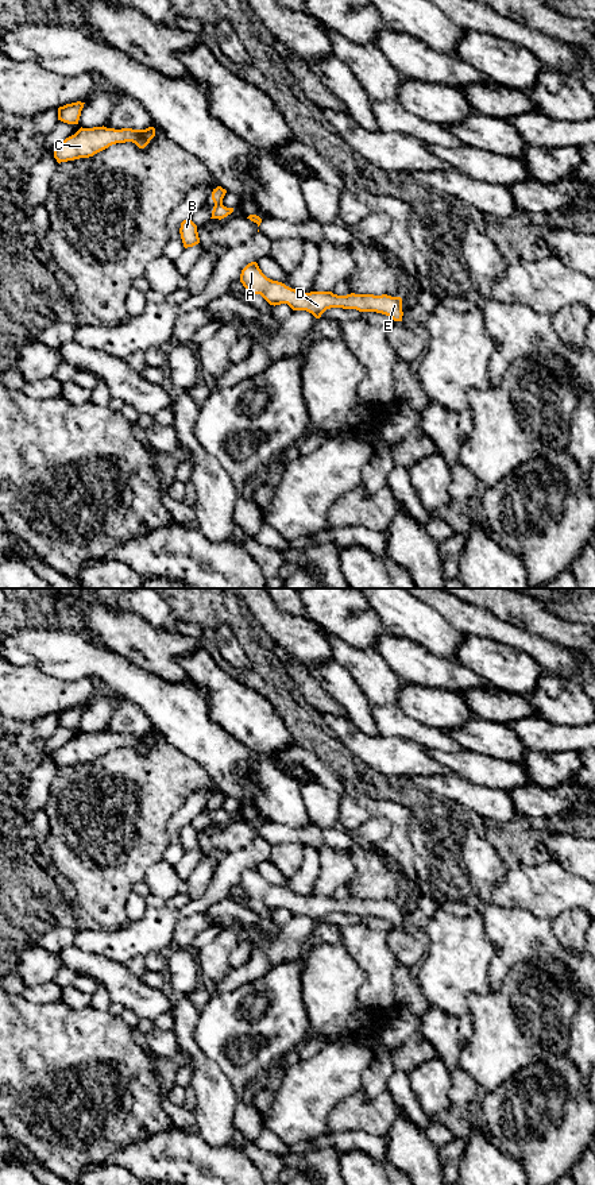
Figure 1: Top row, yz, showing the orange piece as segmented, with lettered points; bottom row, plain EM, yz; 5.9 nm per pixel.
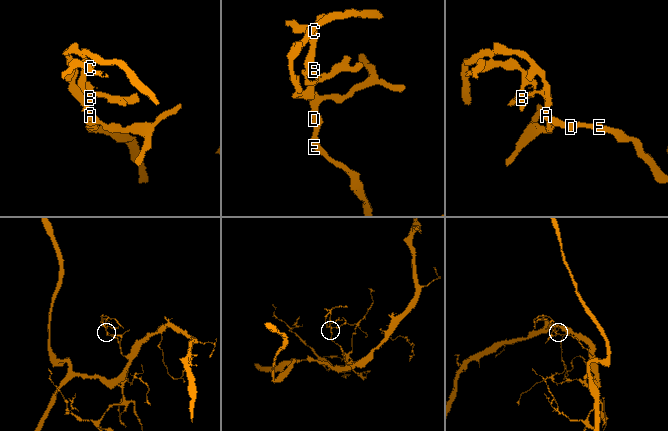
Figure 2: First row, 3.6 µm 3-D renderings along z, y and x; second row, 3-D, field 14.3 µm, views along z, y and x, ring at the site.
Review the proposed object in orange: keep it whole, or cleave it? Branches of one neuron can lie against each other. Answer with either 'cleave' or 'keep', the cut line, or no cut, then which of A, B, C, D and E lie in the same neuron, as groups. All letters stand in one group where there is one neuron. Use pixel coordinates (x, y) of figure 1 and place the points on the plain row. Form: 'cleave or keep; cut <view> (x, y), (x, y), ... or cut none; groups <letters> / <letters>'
cleave; cut yz (221, 807), (215, 811); groups A D E / B C

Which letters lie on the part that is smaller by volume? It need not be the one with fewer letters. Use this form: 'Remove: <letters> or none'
Remove: B, C

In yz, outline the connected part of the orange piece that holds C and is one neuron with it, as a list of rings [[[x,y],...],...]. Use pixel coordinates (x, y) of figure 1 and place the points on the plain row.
[[[104,730],[93,733],[81,732],[74,740],[66,742],[54,753],[54,763],[58,768],[89,763],[112,749],[125,746],[132,746],[139,753],[144,753],[154,741],[154,732],[148,732],[146,734],[115,734]]]

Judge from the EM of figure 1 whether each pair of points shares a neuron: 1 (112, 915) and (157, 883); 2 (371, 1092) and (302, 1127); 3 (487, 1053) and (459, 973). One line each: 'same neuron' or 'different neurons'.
1: different neurons
2: different neurons
3: different neurons

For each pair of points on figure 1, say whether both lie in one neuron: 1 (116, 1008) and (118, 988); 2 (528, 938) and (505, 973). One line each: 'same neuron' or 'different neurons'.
1: different neurons
2: same neuron

